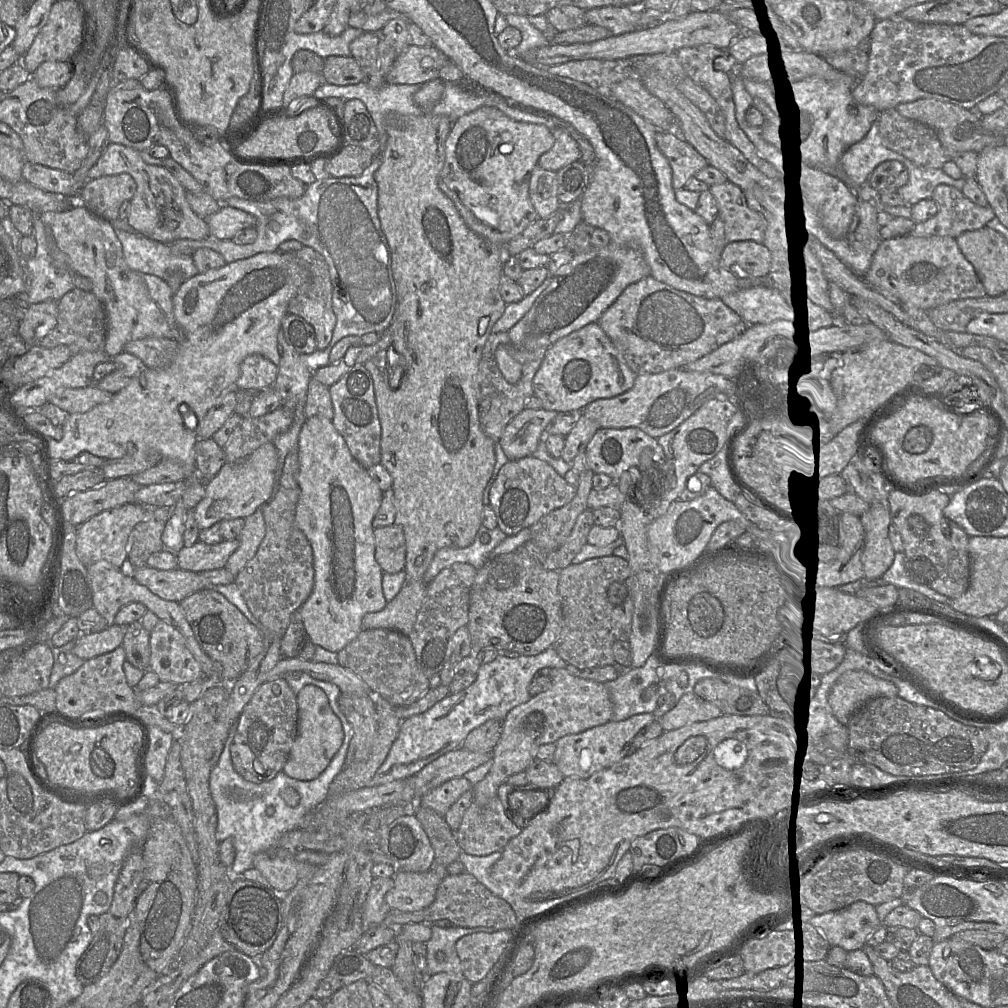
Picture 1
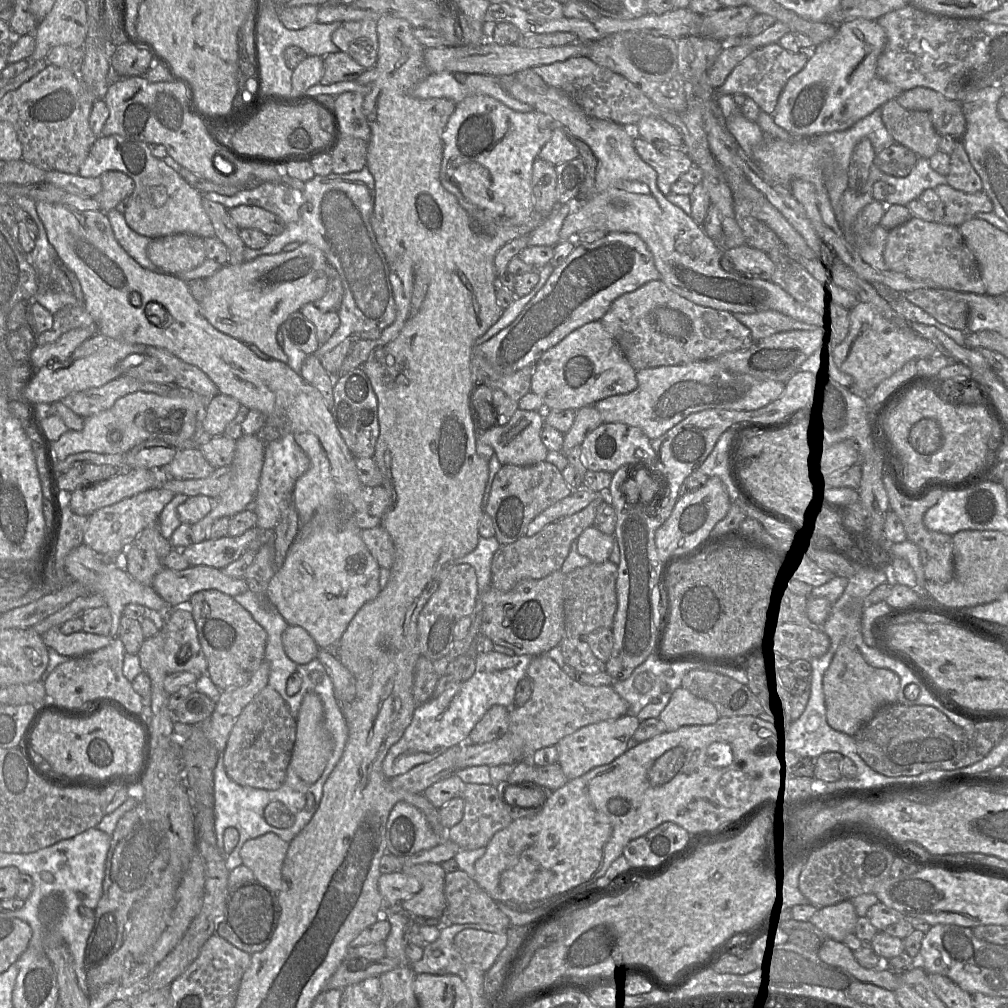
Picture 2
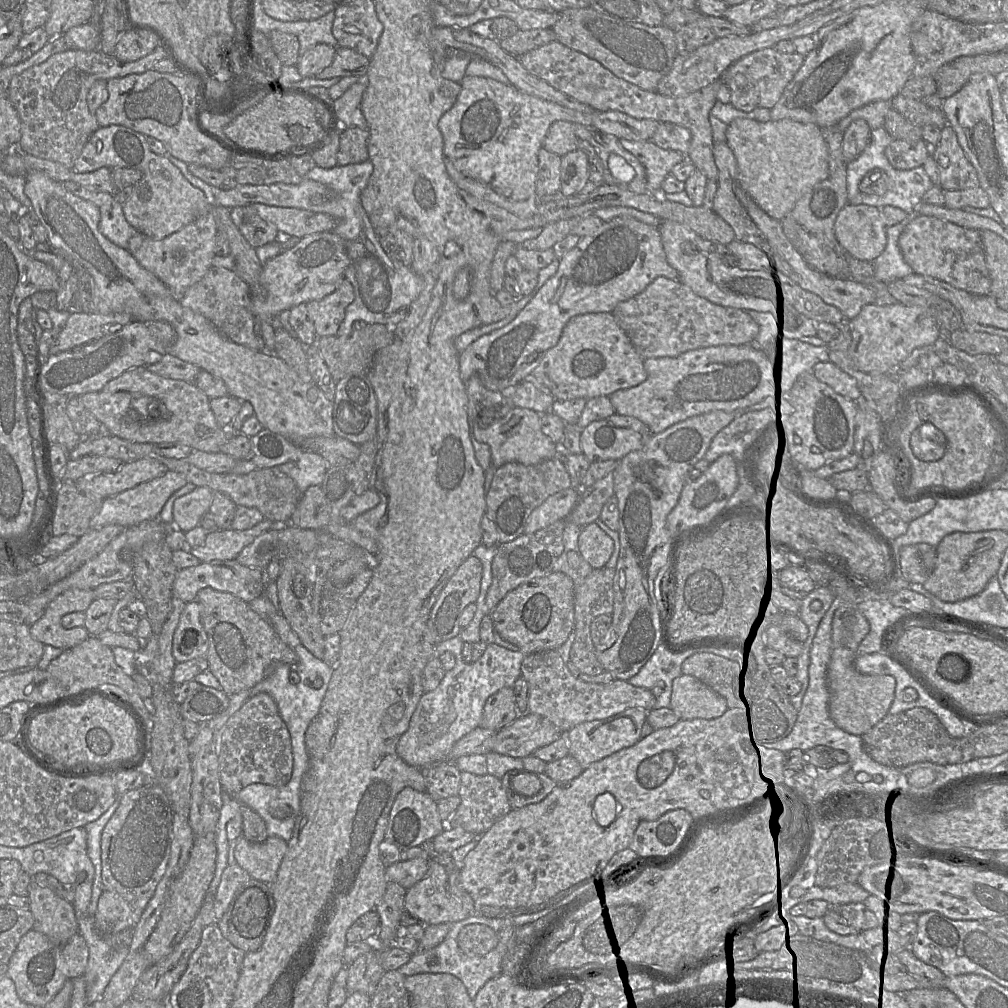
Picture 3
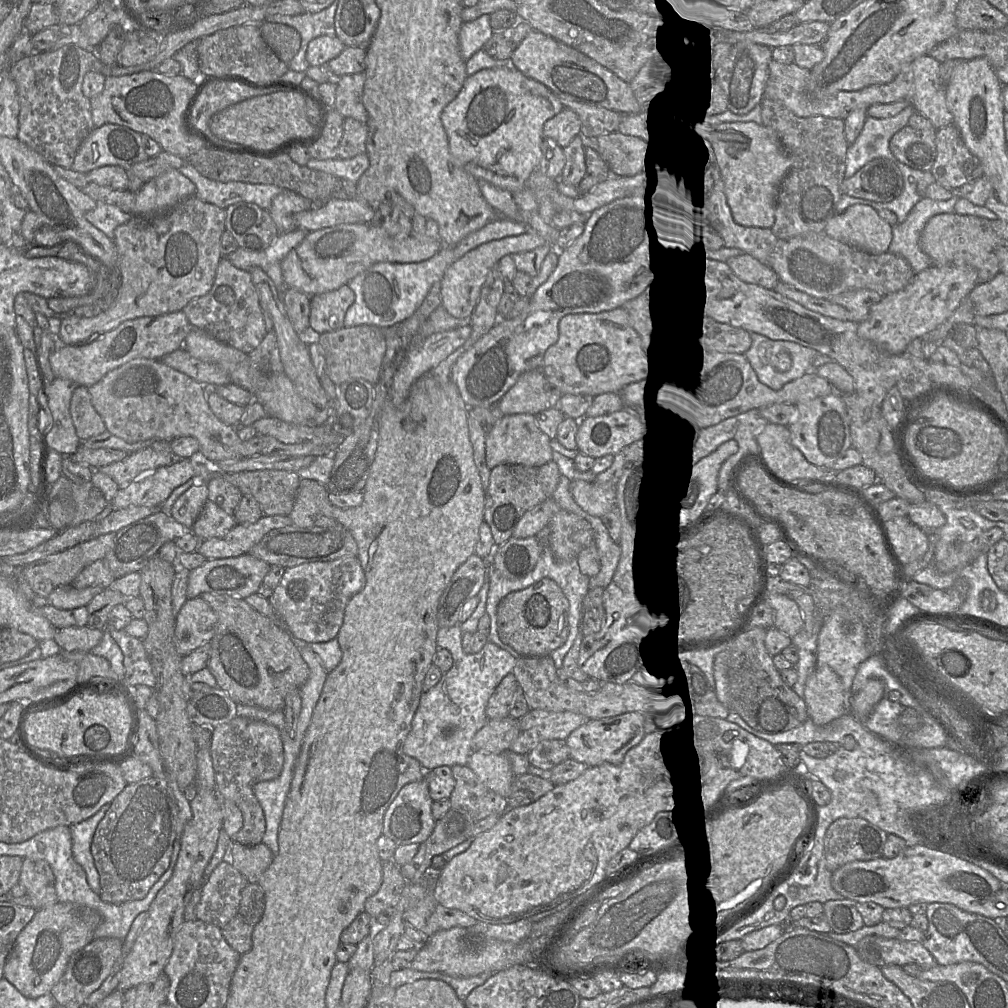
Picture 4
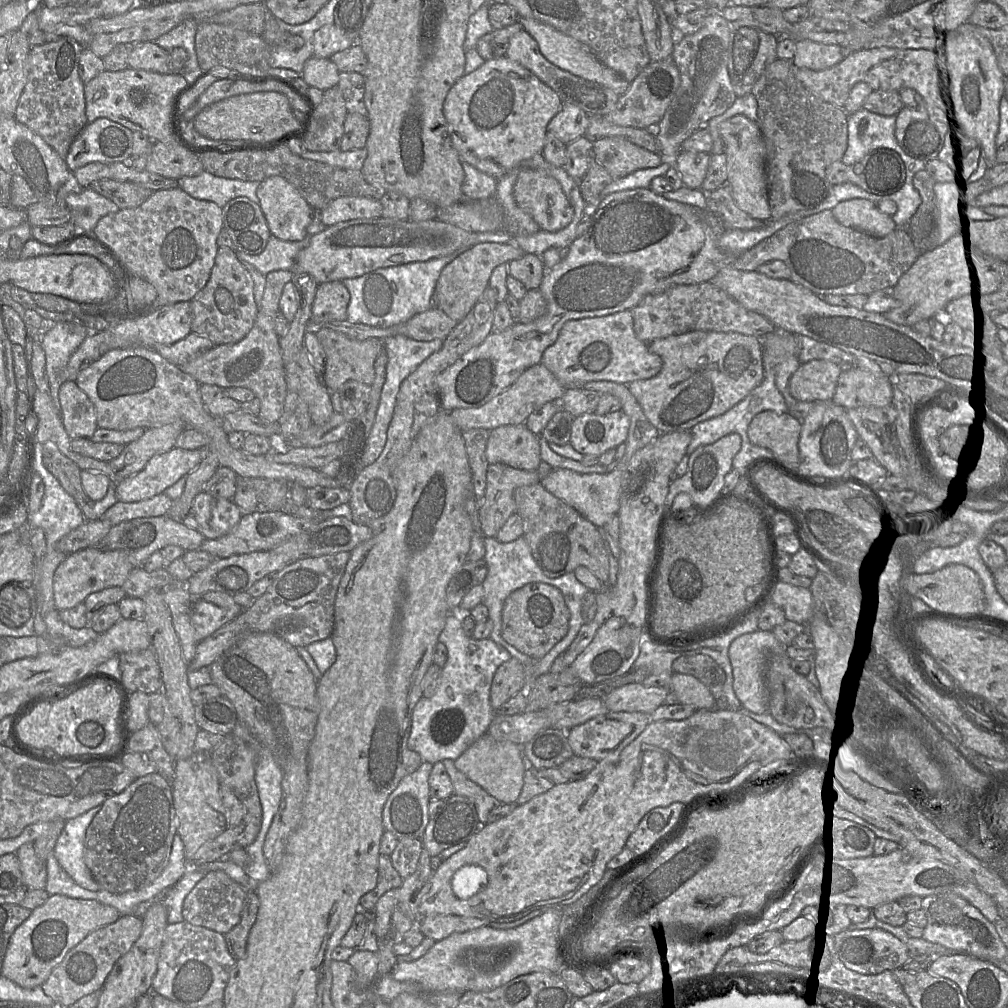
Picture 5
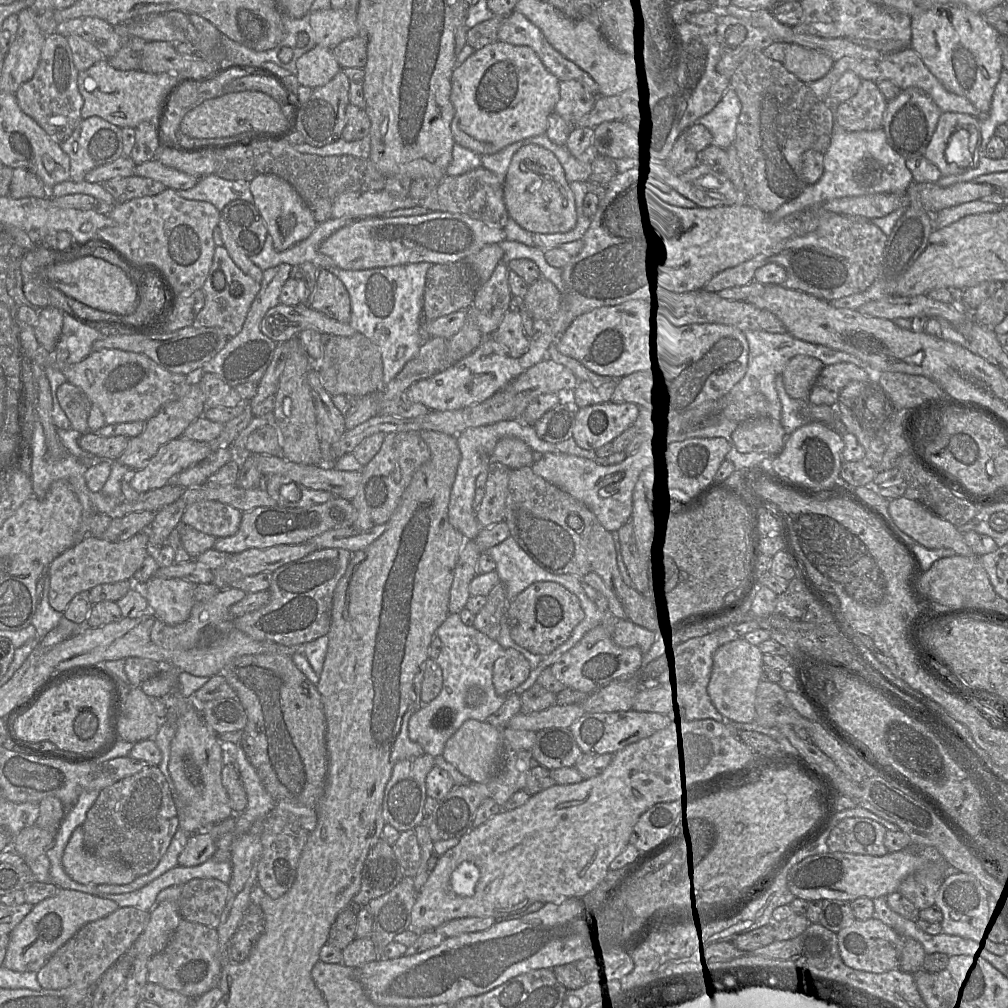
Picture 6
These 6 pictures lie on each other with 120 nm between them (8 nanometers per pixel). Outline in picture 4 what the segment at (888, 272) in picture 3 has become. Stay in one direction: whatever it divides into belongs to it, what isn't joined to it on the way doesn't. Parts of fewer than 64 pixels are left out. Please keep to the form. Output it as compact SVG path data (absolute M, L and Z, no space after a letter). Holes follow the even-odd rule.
M955 193L944 201L923 196L912 208L907 218L892 227L892 240L888 252L905 258L914 274L932 265L932 259L920 247L920 236L928 220L941 213L954 213L959 200Z

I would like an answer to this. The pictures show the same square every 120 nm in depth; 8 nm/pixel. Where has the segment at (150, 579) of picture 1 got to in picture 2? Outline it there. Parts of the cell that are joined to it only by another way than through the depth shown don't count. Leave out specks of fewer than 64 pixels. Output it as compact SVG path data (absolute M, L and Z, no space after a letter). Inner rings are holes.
M204 565L190 566L184 570L164 568L155 576L152 588L173 608L187 606L192 595L203 590L215 589L232 597L249 590L244 578L232 578L224 574L221 569Z

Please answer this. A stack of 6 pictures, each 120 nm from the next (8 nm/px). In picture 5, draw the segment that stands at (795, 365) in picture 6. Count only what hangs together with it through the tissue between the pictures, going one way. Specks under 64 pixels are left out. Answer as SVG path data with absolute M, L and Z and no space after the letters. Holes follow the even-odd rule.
M825 360L801 363L788 380L791 397L801 402L831 400L842 368Z

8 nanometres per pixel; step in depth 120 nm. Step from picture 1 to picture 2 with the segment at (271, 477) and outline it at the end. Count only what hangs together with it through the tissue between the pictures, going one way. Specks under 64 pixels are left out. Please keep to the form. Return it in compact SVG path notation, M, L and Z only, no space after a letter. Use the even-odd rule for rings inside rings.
M245 435L236 440L236 450L231 463L232 480L229 488L218 498L214 499L214 506L210 513L197 523L191 525L193 531L193 542L200 543L209 539L212 524L219 518L232 518L237 513L246 510L256 498L260 476L264 464L266 444L257 435Z

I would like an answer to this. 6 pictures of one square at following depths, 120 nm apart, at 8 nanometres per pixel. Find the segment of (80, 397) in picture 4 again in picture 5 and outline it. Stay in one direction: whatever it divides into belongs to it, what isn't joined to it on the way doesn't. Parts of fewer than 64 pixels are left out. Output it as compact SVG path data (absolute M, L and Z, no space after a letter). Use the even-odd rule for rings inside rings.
M65 381L59 388L61 418L71 439L90 439L98 428L94 406L75 381Z

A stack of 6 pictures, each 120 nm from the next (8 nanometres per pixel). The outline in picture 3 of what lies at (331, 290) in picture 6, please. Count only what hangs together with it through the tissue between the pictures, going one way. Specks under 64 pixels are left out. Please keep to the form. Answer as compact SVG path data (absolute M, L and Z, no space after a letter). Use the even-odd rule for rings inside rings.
M342 279L331 294L320 300L312 300L306 303L318 337L337 334L345 317L346 308L354 298L353 286L348 280Z

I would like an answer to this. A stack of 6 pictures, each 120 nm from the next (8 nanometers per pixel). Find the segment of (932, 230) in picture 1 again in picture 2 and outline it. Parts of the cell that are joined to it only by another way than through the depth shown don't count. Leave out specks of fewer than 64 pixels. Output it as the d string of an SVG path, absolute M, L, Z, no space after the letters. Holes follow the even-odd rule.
M948 184L939 185L935 192L939 203L934 209L934 222L959 227L973 219L978 213L990 213L993 205L989 197L982 191L967 194L956 190Z

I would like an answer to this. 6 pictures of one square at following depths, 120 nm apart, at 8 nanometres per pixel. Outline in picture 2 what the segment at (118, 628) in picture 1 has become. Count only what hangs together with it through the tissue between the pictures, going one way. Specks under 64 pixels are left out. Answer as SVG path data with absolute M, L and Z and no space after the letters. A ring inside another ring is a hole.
M60 627L50 628L42 635L42 639L47 647L52 647L59 654L70 658L99 650L112 641L110 635L101 636L85 631L65 635Z

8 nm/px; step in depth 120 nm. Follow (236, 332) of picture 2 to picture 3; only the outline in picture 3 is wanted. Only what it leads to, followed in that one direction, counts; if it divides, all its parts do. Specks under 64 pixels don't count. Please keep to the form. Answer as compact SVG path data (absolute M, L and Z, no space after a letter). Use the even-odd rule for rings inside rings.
M333 231L307 235L263 264L257 285L251 291L251 311L259 322L265 350L274 353L276 317L284 310L331 294L343 279L349 264L344 240Z

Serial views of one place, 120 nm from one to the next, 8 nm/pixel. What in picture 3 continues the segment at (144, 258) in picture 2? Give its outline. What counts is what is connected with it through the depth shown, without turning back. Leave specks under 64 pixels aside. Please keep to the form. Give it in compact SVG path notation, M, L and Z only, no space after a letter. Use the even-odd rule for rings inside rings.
M117 200L111 206L98 207L100 210L99 231L120 248L128 249L129 240L138 232L131 226L123 212L123 205Z

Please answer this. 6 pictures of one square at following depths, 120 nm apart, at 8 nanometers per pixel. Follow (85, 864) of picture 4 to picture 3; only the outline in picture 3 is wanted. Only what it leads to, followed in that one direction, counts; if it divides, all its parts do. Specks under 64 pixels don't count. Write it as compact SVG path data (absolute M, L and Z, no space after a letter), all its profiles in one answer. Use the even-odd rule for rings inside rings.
M116 800L97 820L88 823L84 827L87 833L87 854L95 869L92 886L92 897L88 907L88 914L93 917L102 892L101 835L104 827L118 806L119 800Z

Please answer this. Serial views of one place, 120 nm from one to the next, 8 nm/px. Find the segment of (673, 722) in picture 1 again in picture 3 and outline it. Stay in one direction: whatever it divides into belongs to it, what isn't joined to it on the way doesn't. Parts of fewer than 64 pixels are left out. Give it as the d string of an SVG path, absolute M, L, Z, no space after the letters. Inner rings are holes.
M691 675L673 680L670 708L681 720L713 719L728 709L726 699Z

